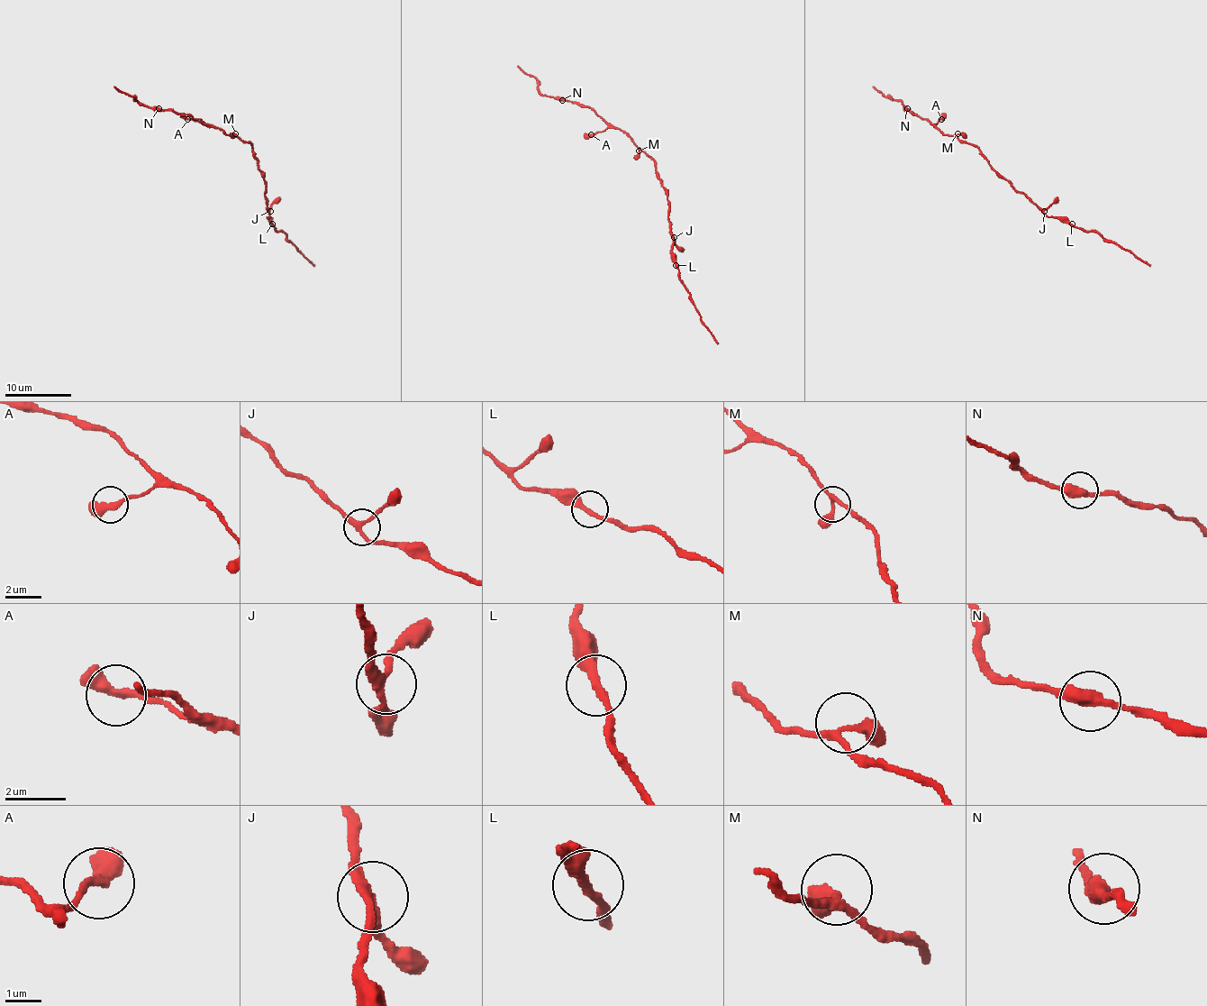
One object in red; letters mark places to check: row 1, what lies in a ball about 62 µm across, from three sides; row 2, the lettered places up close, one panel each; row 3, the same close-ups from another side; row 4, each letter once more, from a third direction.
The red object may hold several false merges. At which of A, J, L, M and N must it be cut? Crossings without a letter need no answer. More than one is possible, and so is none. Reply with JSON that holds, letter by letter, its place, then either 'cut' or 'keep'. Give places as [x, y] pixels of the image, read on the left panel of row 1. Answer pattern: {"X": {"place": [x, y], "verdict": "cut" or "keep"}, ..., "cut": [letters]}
{"A": {"place": [187, 119], "verdict": "keep"}, "J": {"place": [270, 211], "verdict": "keep"}, "L": {"place": [272, 224], "verdict": "keep"}, "M": {"place": [235, 133], "verdict": "keep"}, "N": {"place": [158, 108], "verdict": "keep"}, "cut": []}

